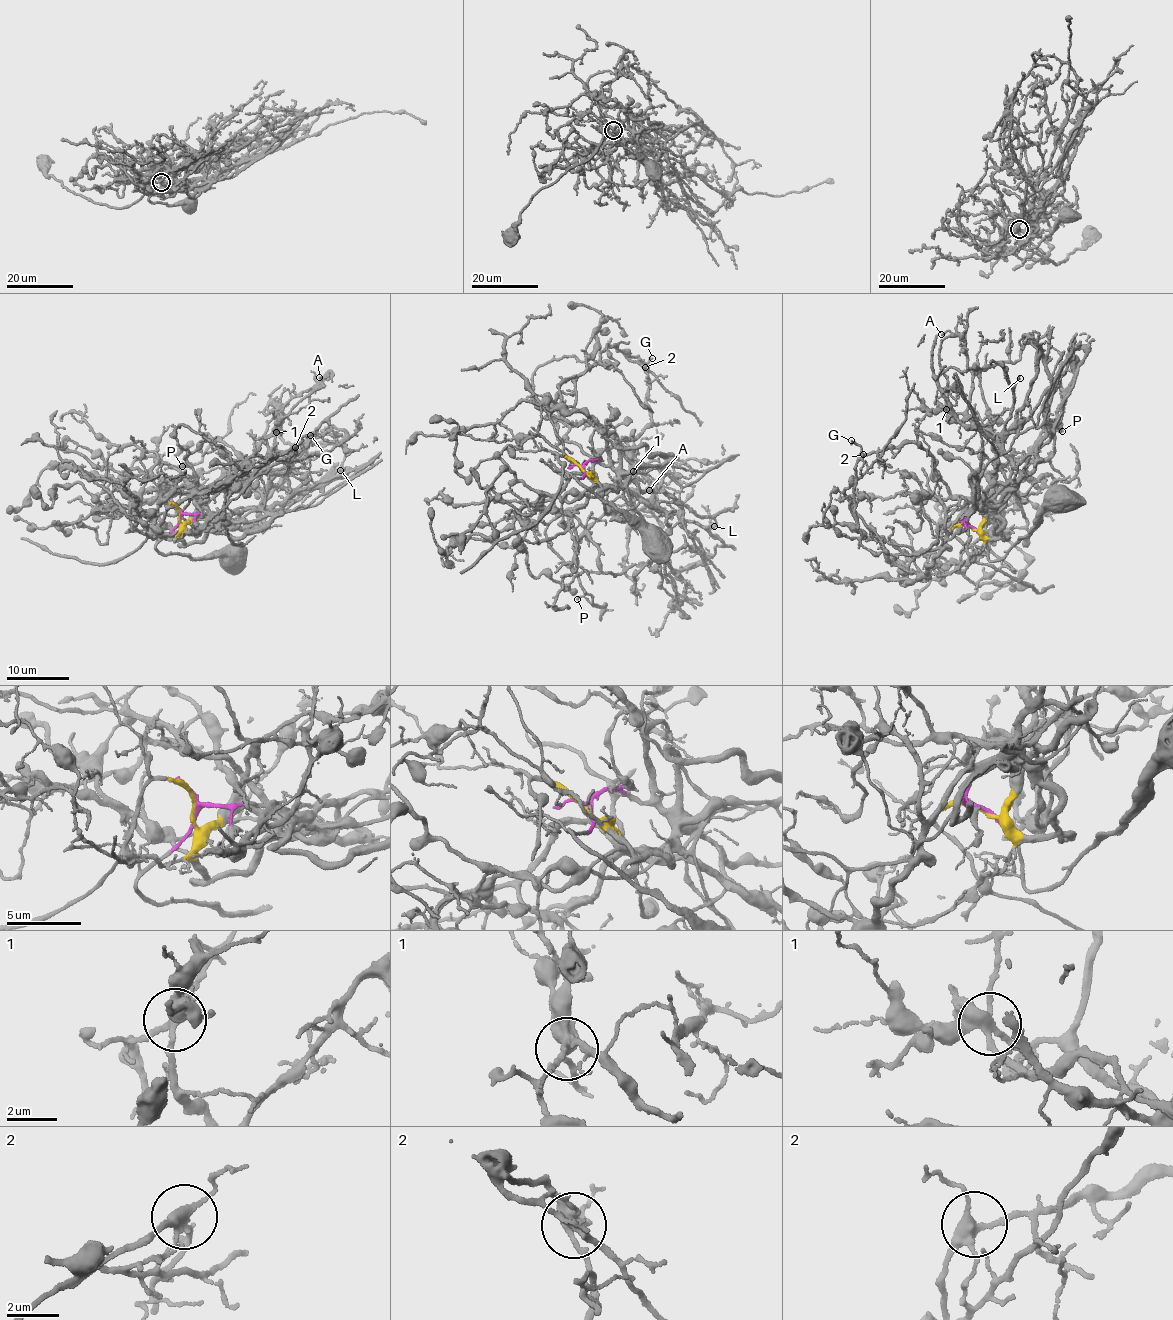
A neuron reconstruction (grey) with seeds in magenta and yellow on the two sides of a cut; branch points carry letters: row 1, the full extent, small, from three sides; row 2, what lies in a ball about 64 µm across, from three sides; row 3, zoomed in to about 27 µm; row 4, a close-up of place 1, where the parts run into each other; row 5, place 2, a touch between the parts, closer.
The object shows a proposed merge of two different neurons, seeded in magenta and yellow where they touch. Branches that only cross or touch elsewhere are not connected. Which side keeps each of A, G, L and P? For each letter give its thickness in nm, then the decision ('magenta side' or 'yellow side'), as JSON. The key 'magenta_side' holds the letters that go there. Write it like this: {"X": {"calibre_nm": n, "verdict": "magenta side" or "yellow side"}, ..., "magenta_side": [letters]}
{"A": {"calibre_nm": 100, "verdict": "magenta side"}, "G": {"calibre_nm": 130, "verdict": "yellow side"}, "L": {"calibre_nm": 130, "verdict": "magenta side"}, "P": {"calibre_nm": 130, "verdict": "yellow side"}, "magenta_side": ["A", "L"]}

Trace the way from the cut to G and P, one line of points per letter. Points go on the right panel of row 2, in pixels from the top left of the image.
G: (970, 527), (980, 527), (981, 503), (950, 494), (931, 456), (916, 443), (866, 455), (852, 440)
P: (970, 527), (979, 528), (983, 519), (984, 496), (991, 491), (985, 475), (1026, 455), (1059, 426), (1062, 432)

